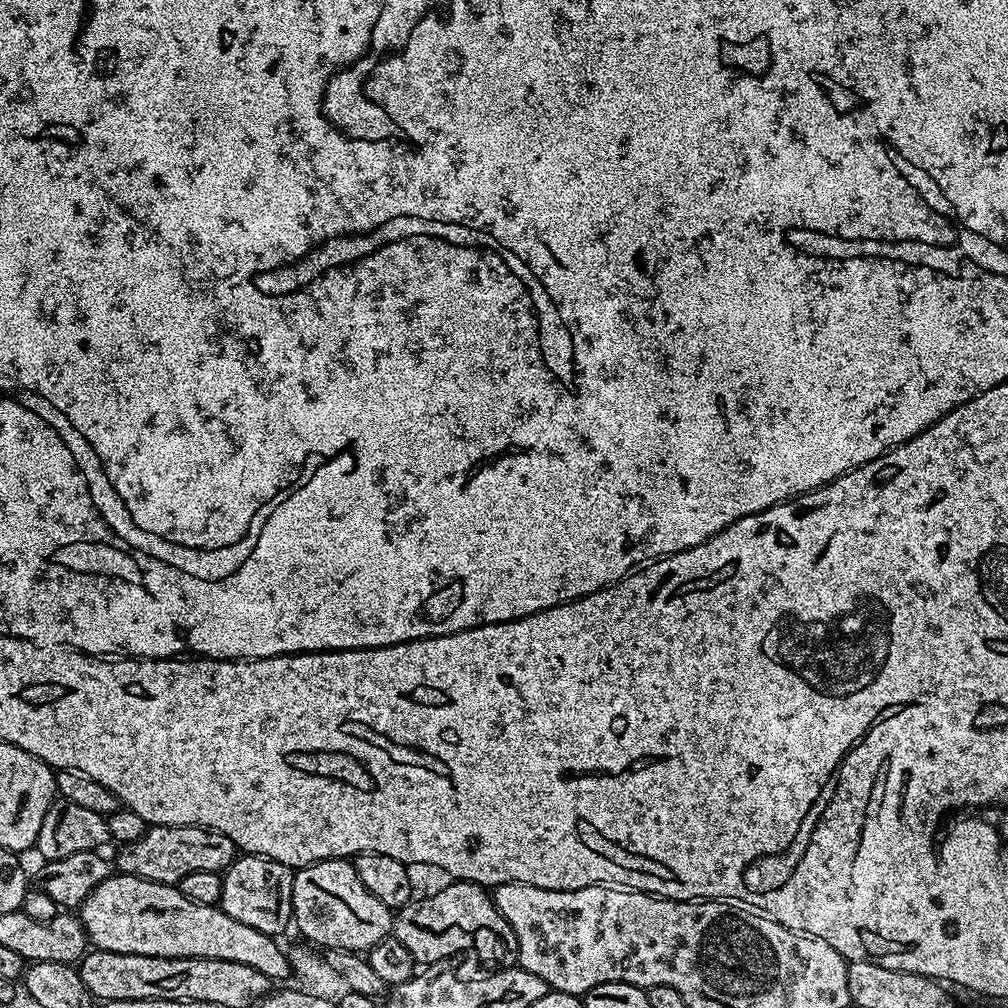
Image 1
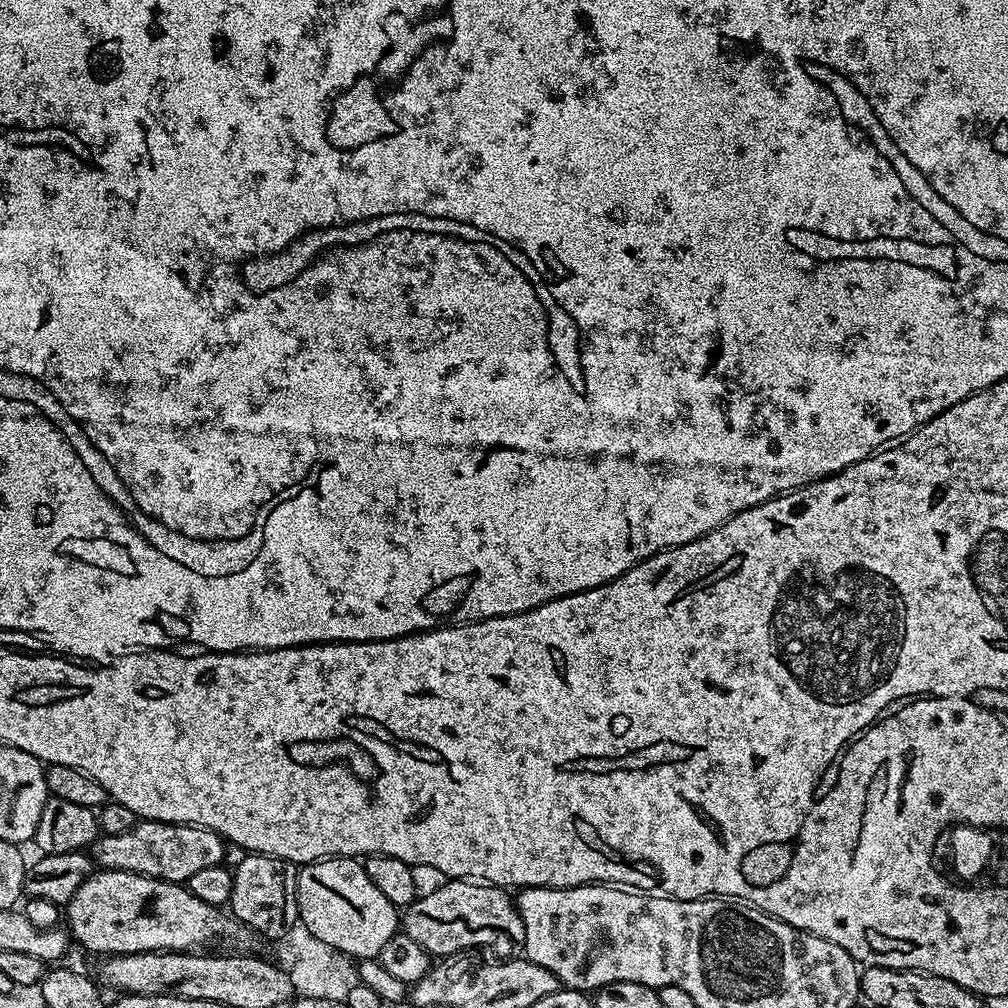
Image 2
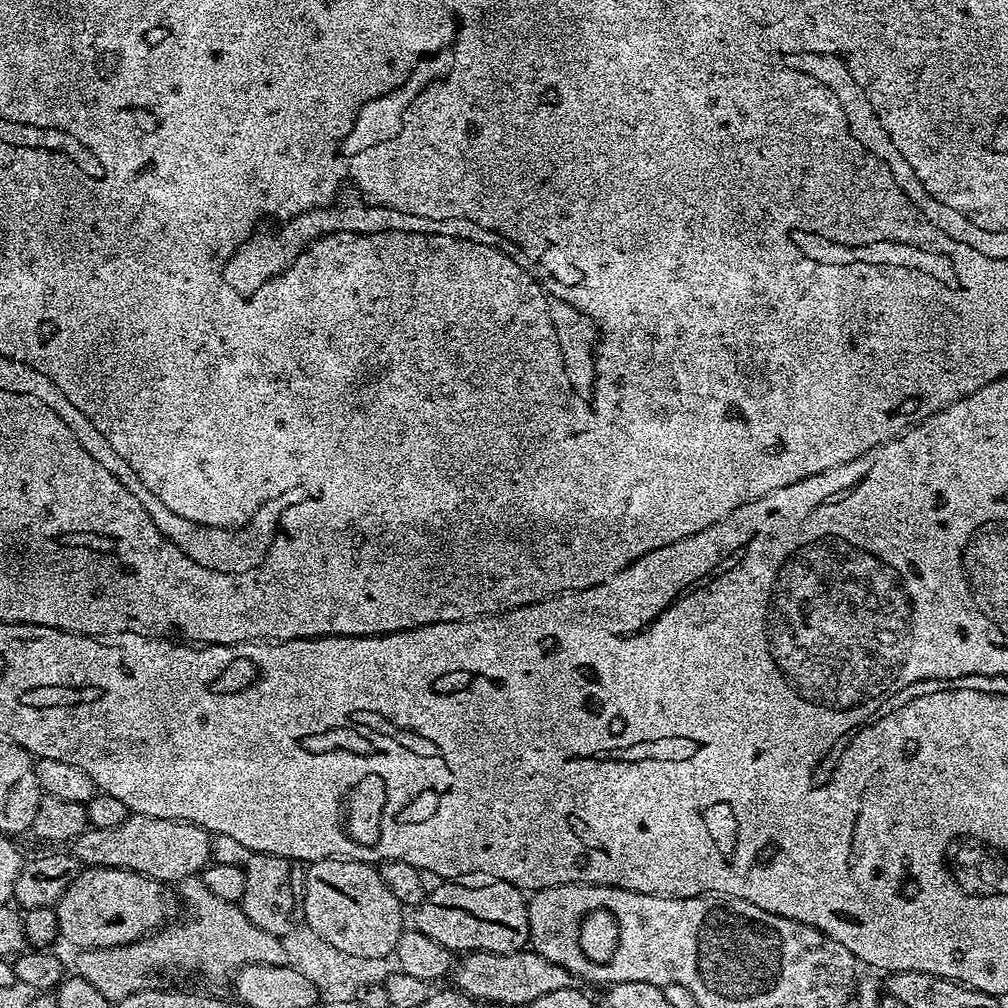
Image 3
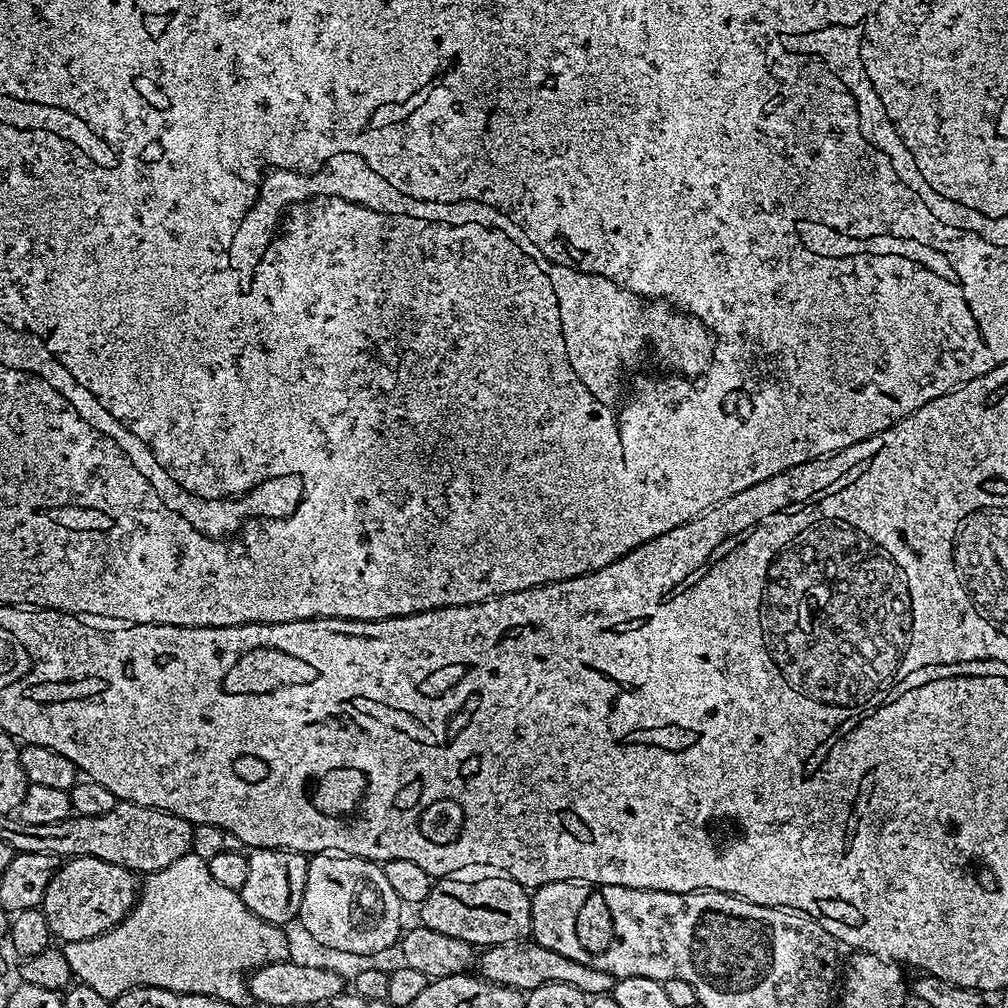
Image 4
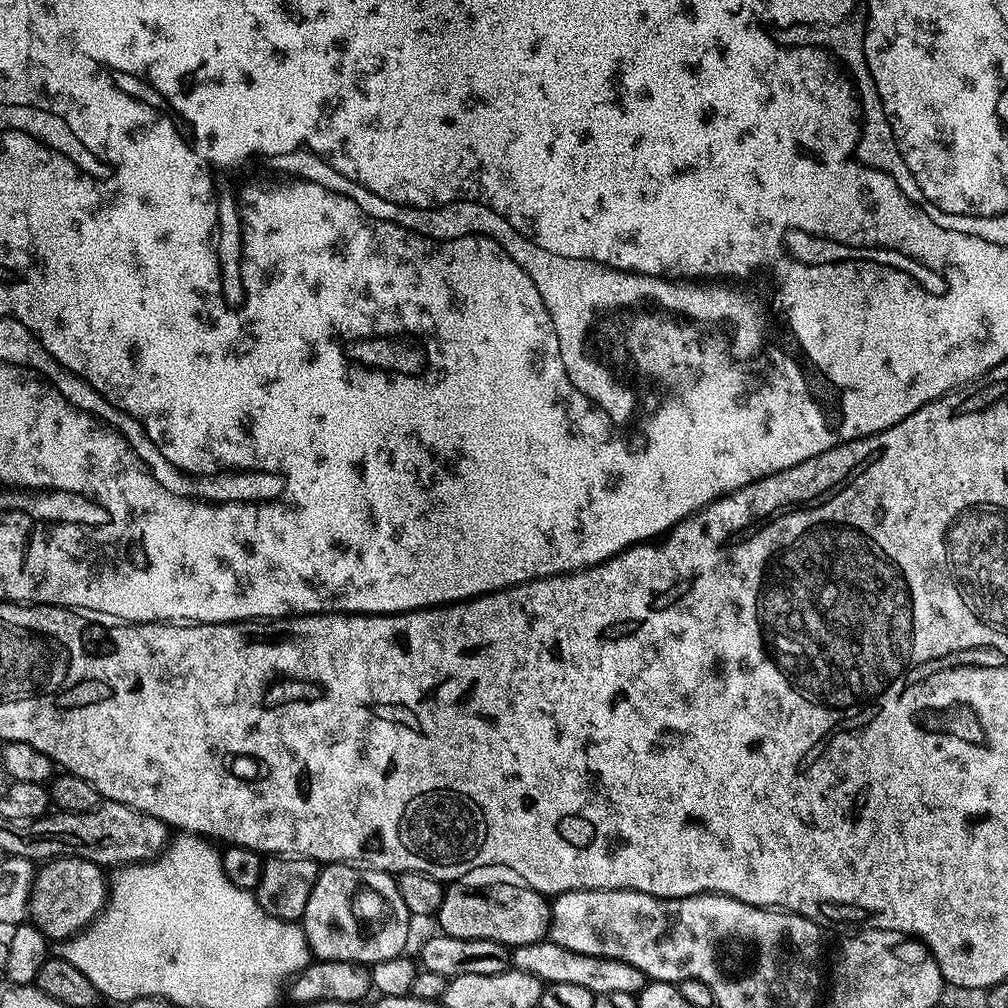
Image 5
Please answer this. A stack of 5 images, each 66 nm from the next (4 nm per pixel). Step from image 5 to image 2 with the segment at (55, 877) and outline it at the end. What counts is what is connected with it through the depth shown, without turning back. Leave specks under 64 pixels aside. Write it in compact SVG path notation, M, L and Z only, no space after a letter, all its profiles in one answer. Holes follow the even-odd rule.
M96 870L78 886L74 898L66 905L66 928L71 939L76 940L88 952L104 952L108 956L128 956L132 952L191 952L204 950L207 944L229 936L232 940L244 940L249 929L227 911L201 902L190 894L184 884L171 884L169 880L155 880L133 872Z

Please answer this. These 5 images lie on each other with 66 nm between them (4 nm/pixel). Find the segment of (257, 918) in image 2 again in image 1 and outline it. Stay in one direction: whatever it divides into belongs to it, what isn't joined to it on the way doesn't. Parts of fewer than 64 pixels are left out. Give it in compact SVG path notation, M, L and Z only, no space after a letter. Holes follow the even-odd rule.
M251 854L237 855L229 868L224 869L222 898L218 907L230 918L243 922L245 926L254 926L262 934L279 937L293 923L292 918L292 878L293 869L282 862L267 860L265 856Z

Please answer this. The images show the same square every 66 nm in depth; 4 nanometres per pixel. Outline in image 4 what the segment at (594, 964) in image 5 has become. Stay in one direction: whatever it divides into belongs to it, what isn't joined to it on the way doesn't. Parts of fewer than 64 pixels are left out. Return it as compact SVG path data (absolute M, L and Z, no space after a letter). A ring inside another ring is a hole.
M524 942L519 946L496 946L479 957L478 968L483 979L492 981L493 984L509 984L512 988L531 990L540 984L550 982L566 982L570 986L578 986L578 990L588 993L589 997L608 994L612 987L618 984L617 977L606 970L588 966L582 962L574 962L554 950L544 948L535 942Z

